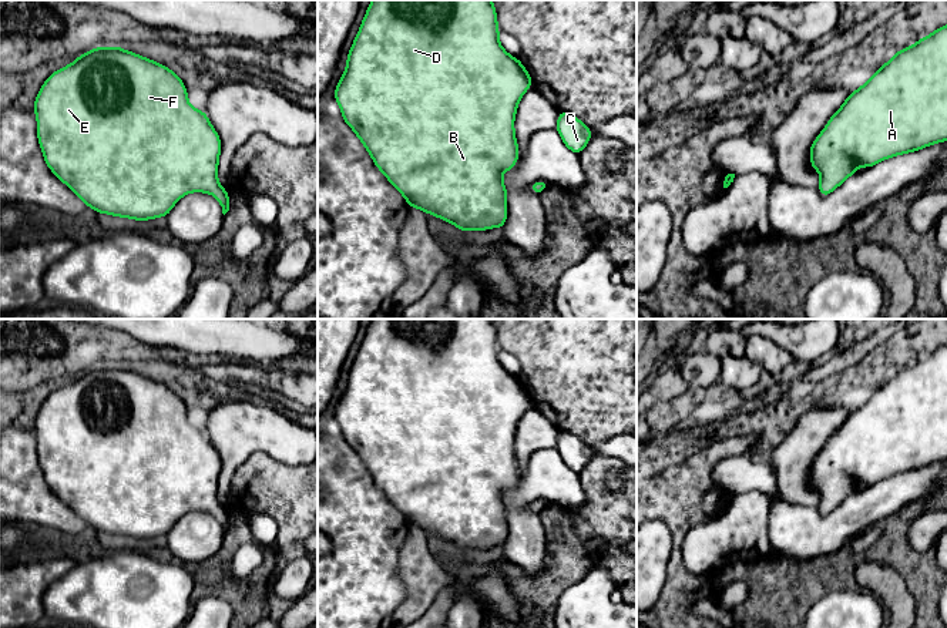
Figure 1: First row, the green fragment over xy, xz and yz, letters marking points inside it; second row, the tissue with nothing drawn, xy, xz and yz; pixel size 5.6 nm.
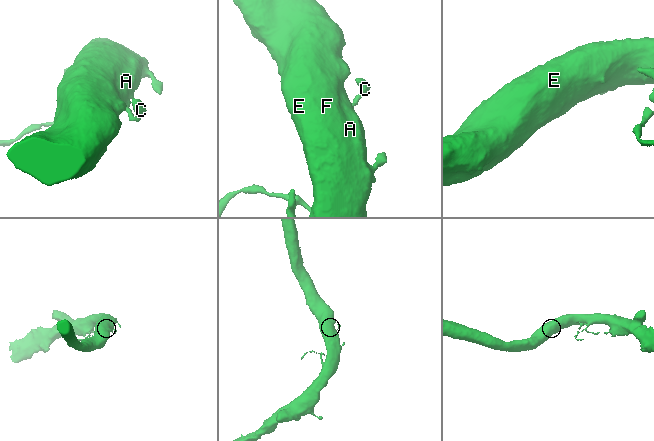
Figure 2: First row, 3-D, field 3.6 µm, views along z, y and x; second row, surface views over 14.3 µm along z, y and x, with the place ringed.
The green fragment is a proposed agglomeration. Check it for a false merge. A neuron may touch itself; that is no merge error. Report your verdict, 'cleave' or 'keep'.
keep

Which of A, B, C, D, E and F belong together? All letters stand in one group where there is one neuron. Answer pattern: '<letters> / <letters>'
A B C D E F

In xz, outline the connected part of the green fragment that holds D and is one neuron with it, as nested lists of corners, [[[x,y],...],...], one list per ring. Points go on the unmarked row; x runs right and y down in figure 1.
[[[372,319],[335,409],[342,437],[407,524],[460,550],[503,547],[507,540],[503,491],[518,478],[514,437],[533,400],[521,380],[503,367],[498,352],[491,319]]]

